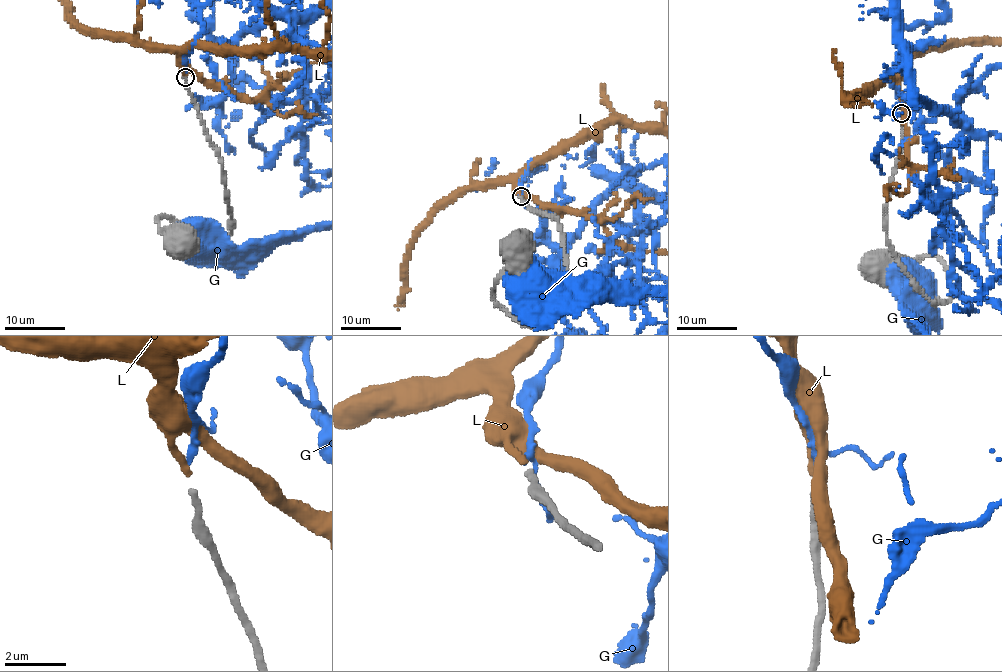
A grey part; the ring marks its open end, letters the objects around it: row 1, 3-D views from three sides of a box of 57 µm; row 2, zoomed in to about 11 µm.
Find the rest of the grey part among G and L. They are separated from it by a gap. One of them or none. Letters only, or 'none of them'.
L

